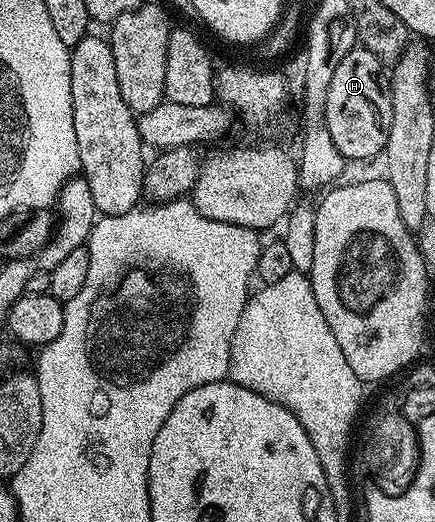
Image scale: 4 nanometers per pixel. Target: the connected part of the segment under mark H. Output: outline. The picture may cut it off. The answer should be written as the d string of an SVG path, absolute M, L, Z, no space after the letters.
M355 47L340 59L340 67L328 83L328 103L326 104L326 122L328 135L336 143L336 151L347 162L370 161L374 156L385 154L388 143L388 131L392 127L392 99L387 78L382 78L384 66L372 51Z

